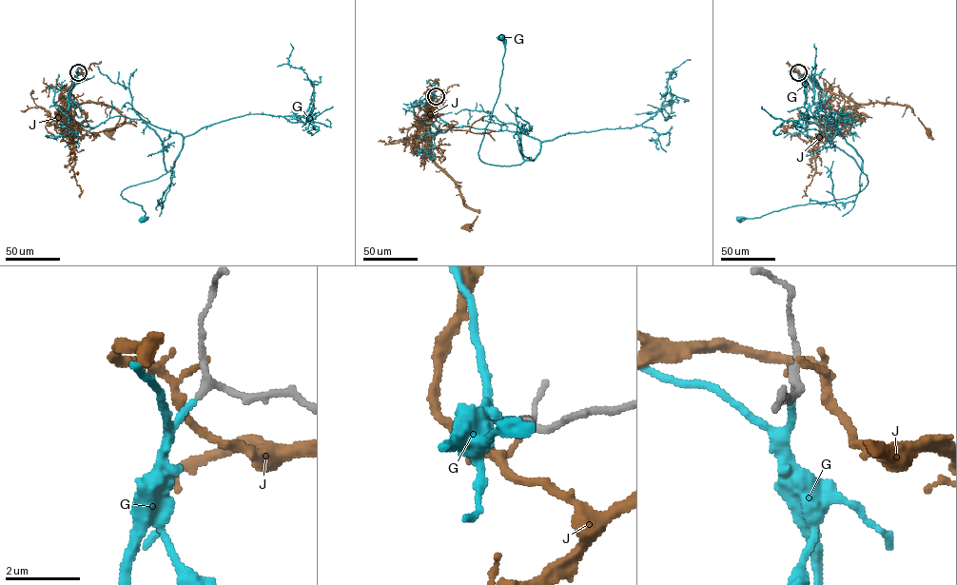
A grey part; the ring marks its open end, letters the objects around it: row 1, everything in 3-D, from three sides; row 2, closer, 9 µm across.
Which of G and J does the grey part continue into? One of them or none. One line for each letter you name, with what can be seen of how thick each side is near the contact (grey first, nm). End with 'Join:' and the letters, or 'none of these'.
G: calibres 180 and 160 nm
Join: G

